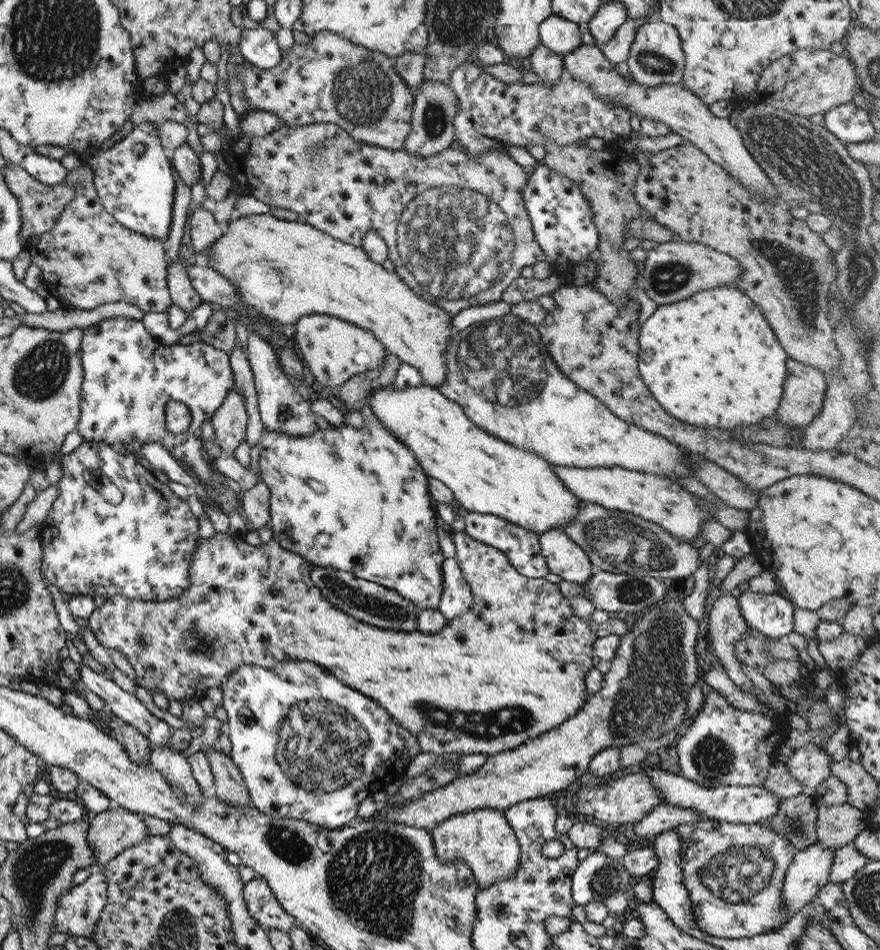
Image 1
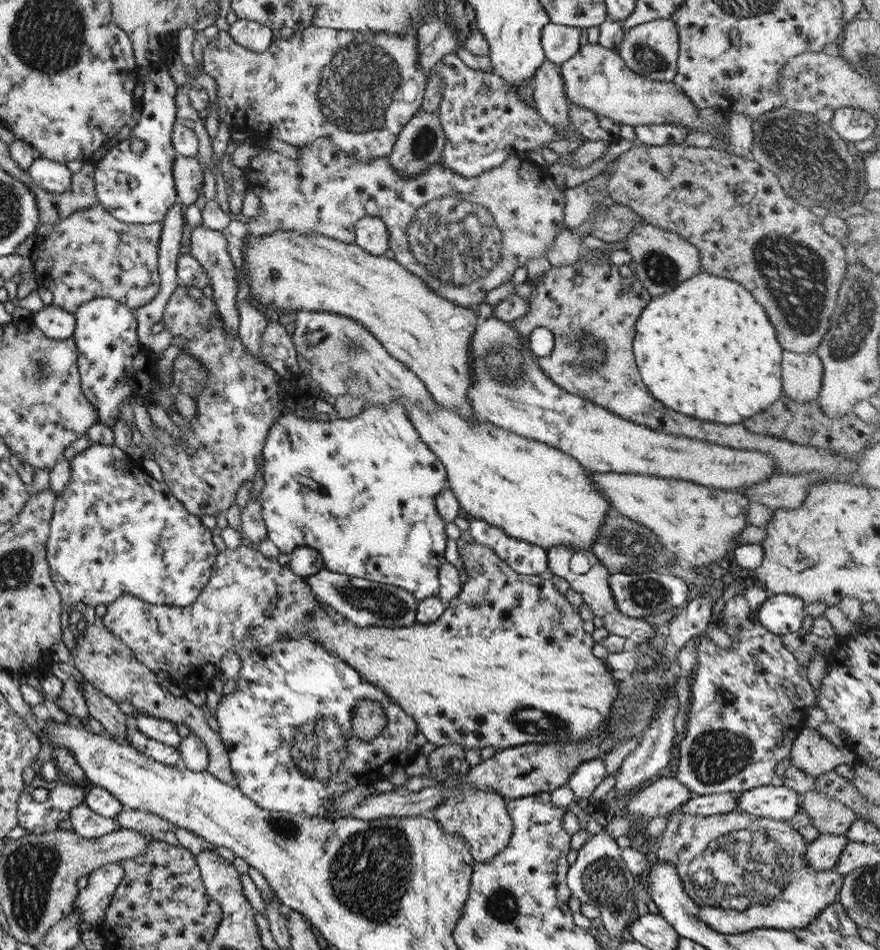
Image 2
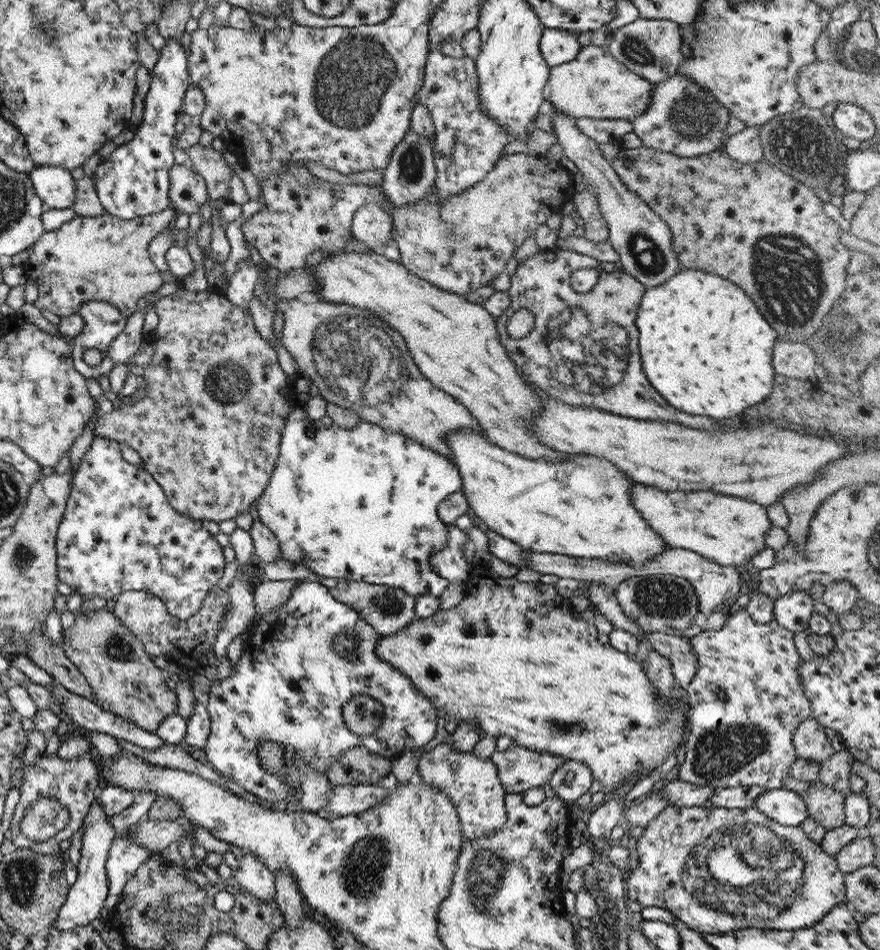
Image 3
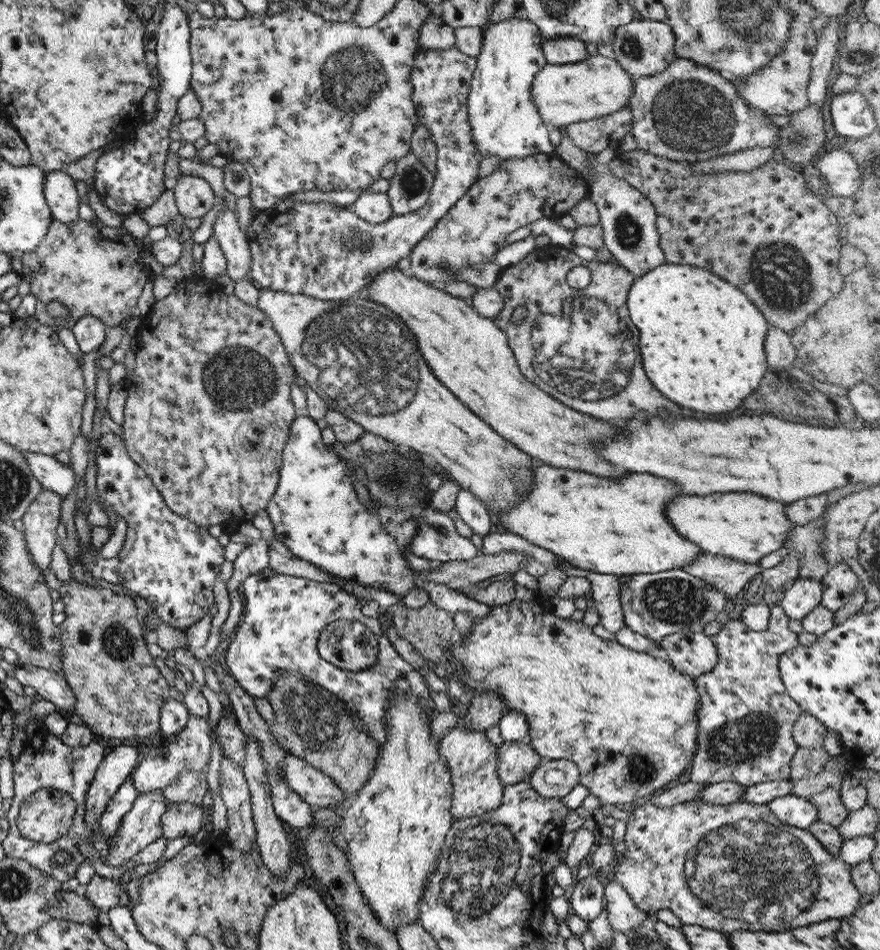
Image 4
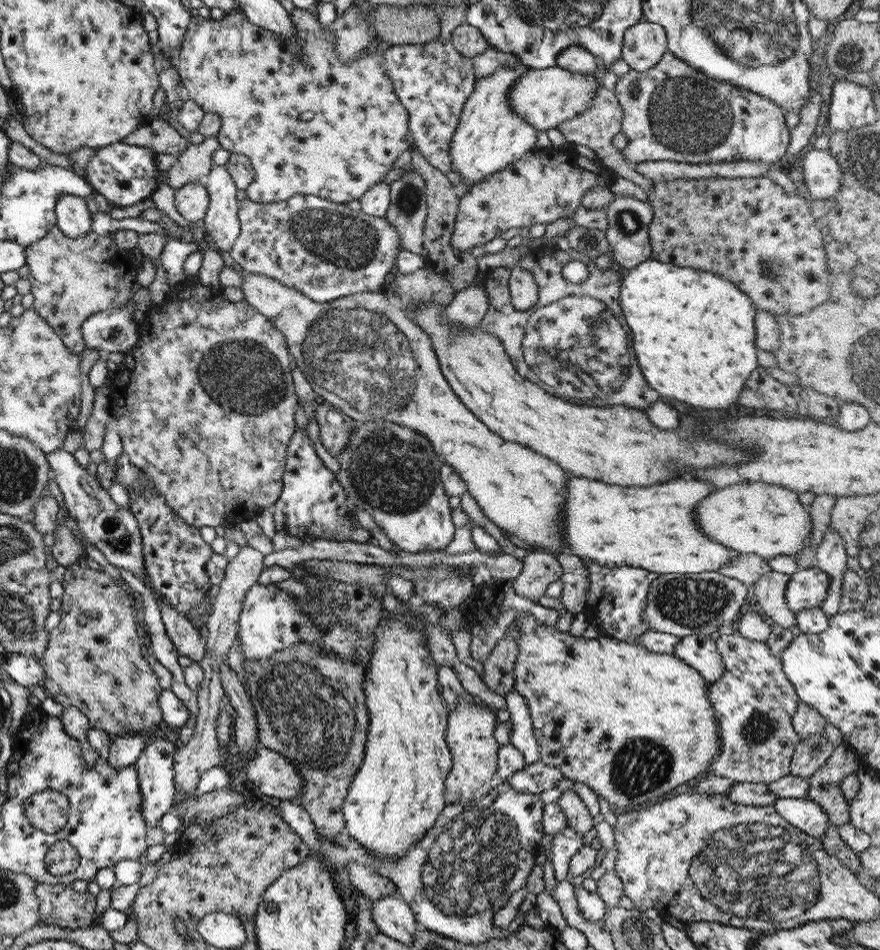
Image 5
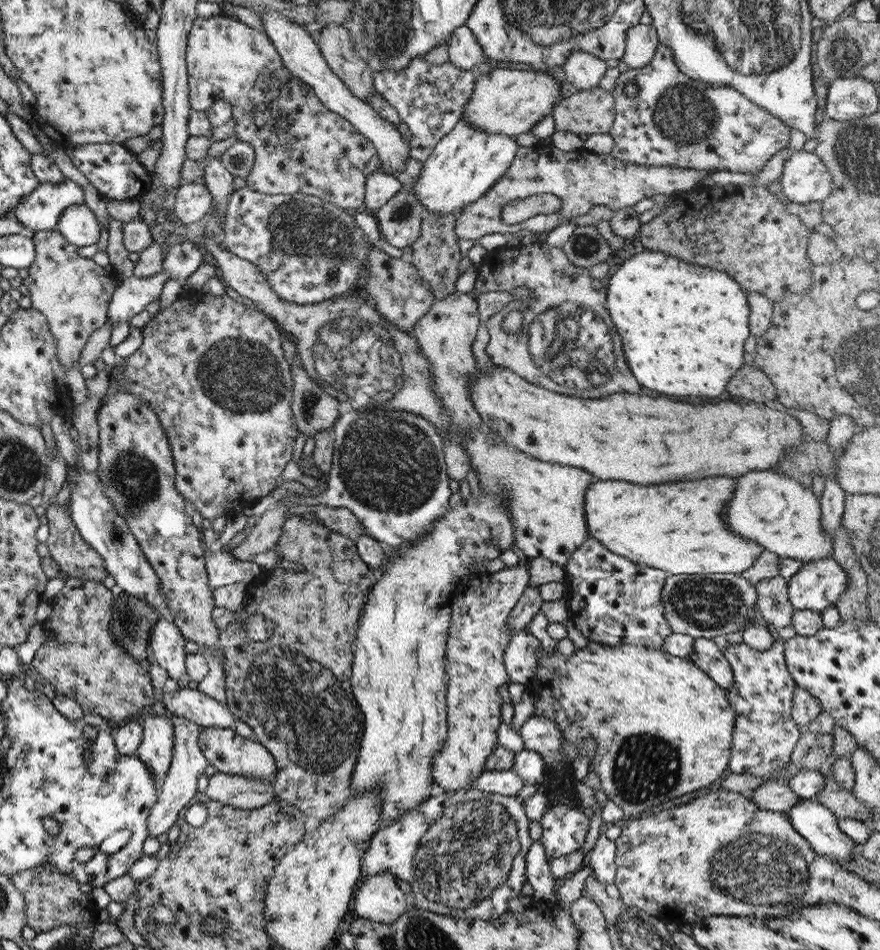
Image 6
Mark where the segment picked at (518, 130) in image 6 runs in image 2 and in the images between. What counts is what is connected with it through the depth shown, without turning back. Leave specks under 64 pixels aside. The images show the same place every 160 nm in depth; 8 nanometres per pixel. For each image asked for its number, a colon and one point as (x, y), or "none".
2: (595, 78)
3: (594, 85)
4: (564, 94)
5: (544, 98)

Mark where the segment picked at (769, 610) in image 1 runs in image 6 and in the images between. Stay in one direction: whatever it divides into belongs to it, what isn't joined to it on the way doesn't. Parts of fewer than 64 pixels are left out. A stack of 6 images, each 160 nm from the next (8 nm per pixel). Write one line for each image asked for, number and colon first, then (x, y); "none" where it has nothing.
2: (780, 614)
3: (791, 611)
4: (798, 598)
5: (806, 588)
6: (816, 586)

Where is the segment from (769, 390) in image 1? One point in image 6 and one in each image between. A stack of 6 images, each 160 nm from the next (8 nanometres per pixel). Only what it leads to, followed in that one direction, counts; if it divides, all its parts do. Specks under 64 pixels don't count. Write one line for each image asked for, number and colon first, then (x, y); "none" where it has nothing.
2: (706, 349)
3: (707, 354)
4: (701, 339)
5: (693, 332)
6: (682, 326)

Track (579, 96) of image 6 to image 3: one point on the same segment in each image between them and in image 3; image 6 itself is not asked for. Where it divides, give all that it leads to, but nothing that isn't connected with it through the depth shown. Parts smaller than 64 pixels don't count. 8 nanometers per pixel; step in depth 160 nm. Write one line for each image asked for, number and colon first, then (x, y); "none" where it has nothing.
3: (602, 131)
4: (592, 136)
5: (594, 128)

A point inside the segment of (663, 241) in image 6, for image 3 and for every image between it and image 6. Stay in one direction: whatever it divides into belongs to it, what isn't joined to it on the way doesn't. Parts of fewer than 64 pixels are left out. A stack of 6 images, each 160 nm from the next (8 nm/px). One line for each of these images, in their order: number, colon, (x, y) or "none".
3: (750, 223)
4: (762, 231)
5: (748, 231)

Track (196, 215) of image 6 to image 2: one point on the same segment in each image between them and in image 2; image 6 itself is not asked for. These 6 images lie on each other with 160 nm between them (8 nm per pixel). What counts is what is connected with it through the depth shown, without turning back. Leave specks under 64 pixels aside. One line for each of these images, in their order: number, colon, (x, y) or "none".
2: (186, 171)
3: (187, 191)
4: (192, 195)
5: (191, 201)

